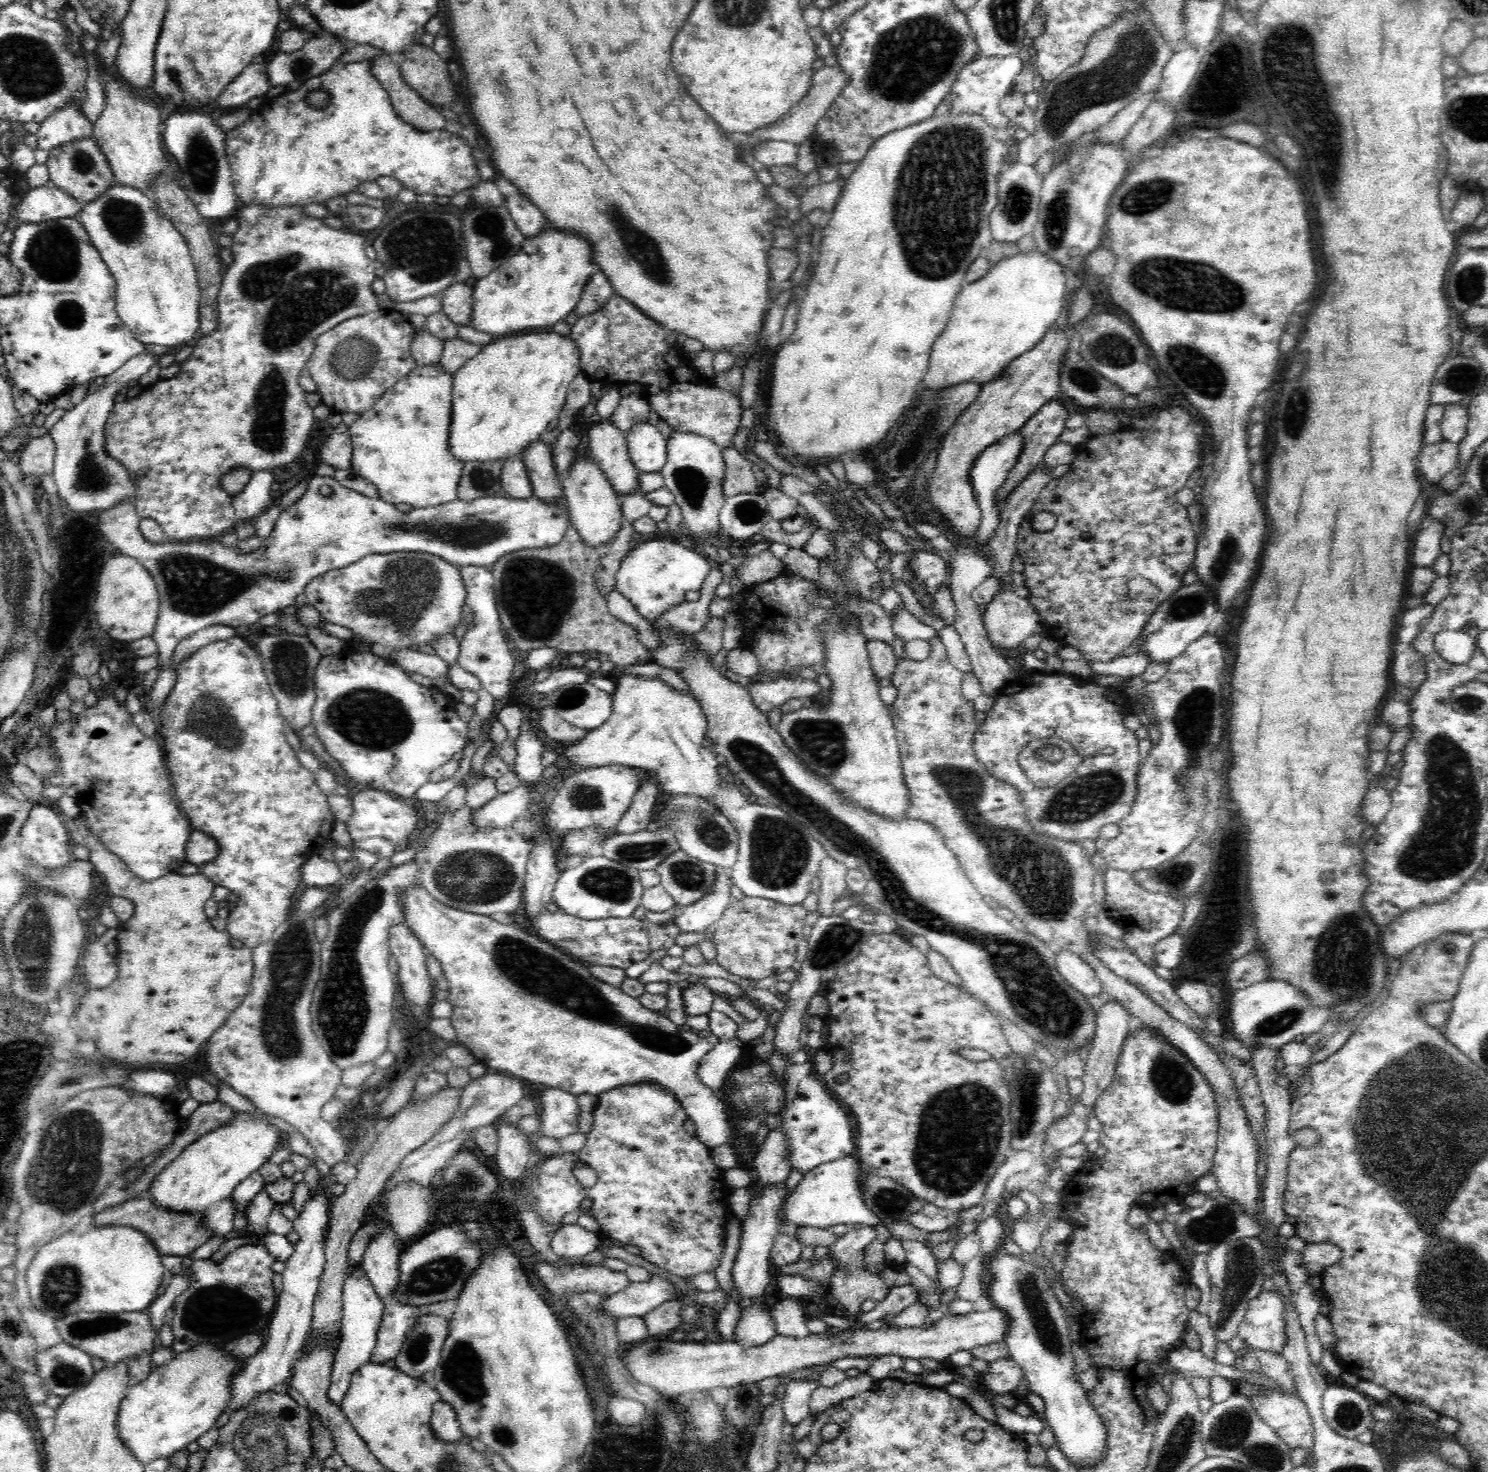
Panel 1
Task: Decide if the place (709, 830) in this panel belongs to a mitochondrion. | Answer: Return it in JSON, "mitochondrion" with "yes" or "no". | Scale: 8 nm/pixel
{"mitochondrion":"yes"}

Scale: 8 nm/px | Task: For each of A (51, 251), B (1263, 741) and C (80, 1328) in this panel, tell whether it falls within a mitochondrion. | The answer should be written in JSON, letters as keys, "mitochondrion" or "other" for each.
{"A":"mitochondrion","B":"other","C":"mitochondrion"}

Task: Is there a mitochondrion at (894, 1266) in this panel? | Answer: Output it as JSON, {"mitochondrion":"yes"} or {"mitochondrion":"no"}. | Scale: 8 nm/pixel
{"mitochondrion":"no"}

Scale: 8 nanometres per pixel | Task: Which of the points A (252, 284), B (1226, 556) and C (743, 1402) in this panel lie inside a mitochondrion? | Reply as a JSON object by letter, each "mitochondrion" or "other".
{"A":"mitochondrion","B":"mitochondrion","C":"mitochondrion"}

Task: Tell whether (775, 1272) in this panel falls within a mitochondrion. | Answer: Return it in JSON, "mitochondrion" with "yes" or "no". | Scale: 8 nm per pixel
{"mitochondrion":"no"}

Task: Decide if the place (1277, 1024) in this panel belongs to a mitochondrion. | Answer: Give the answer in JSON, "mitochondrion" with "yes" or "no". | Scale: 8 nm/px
{"mitochondrion":"yes"}

